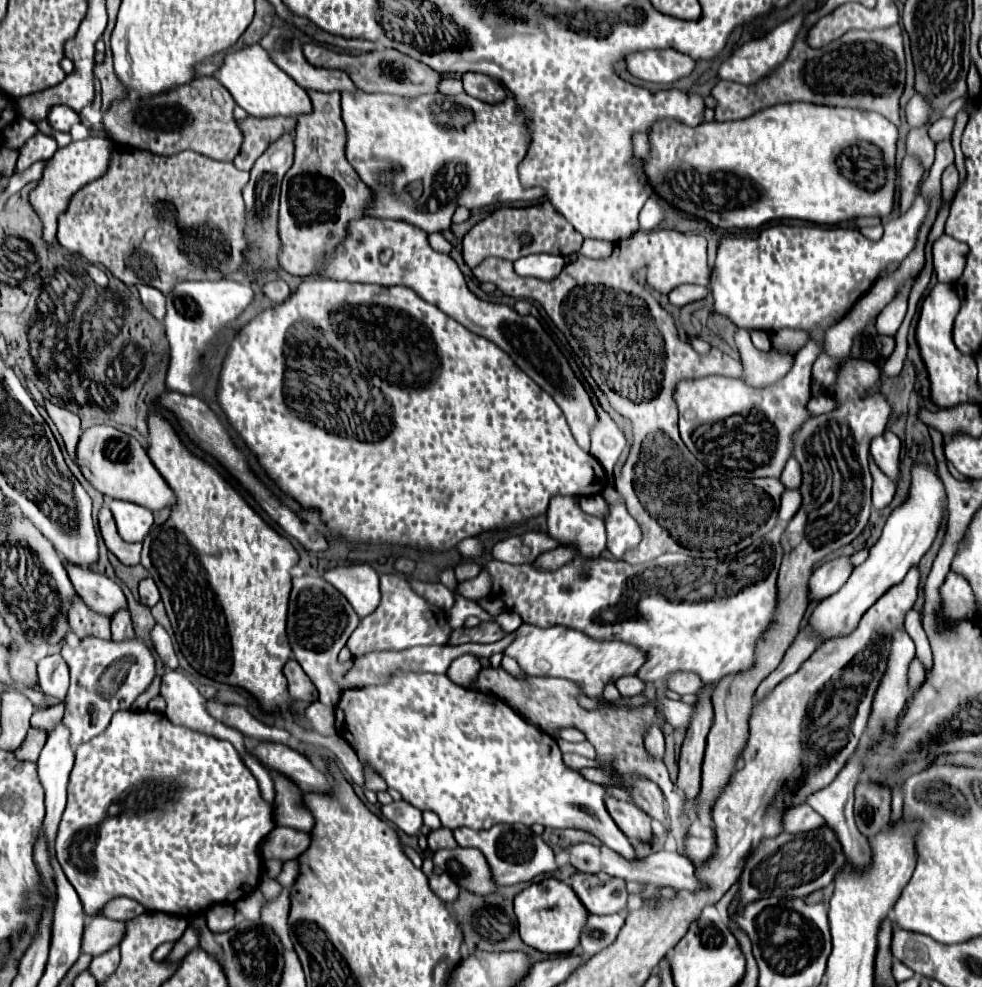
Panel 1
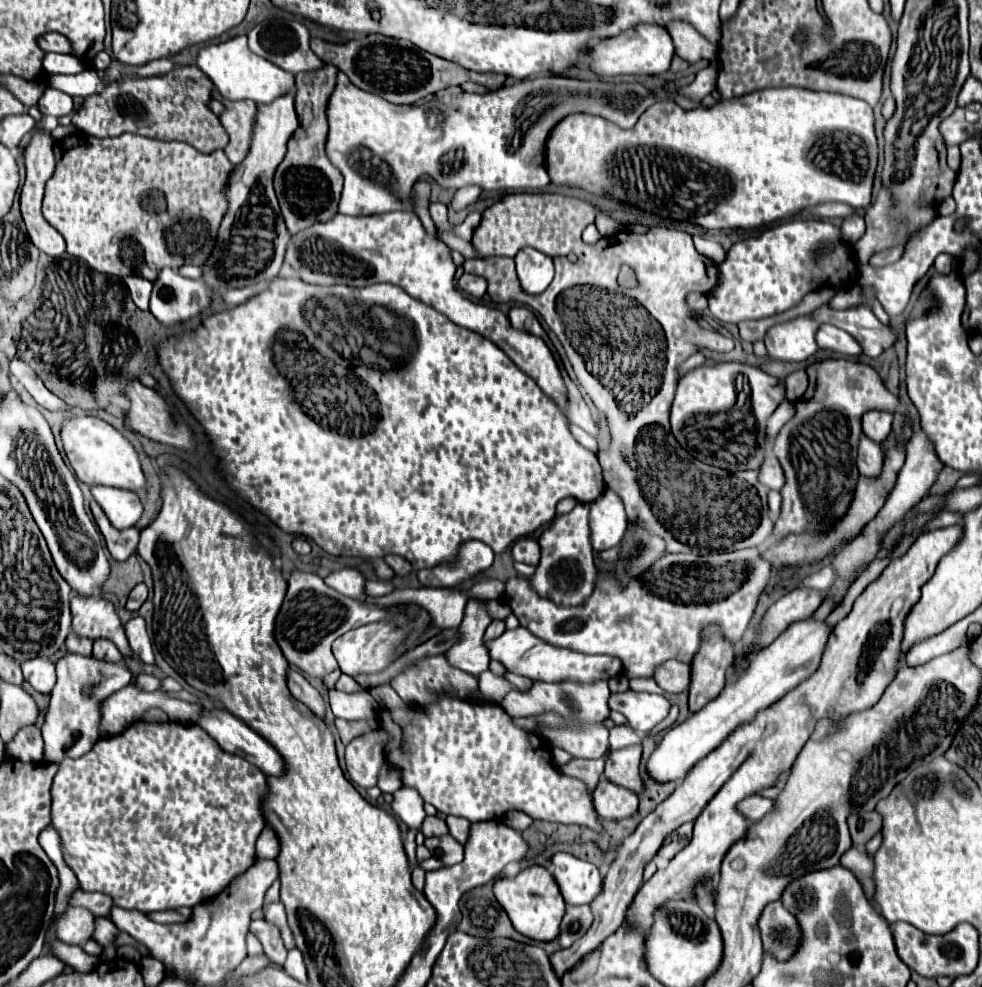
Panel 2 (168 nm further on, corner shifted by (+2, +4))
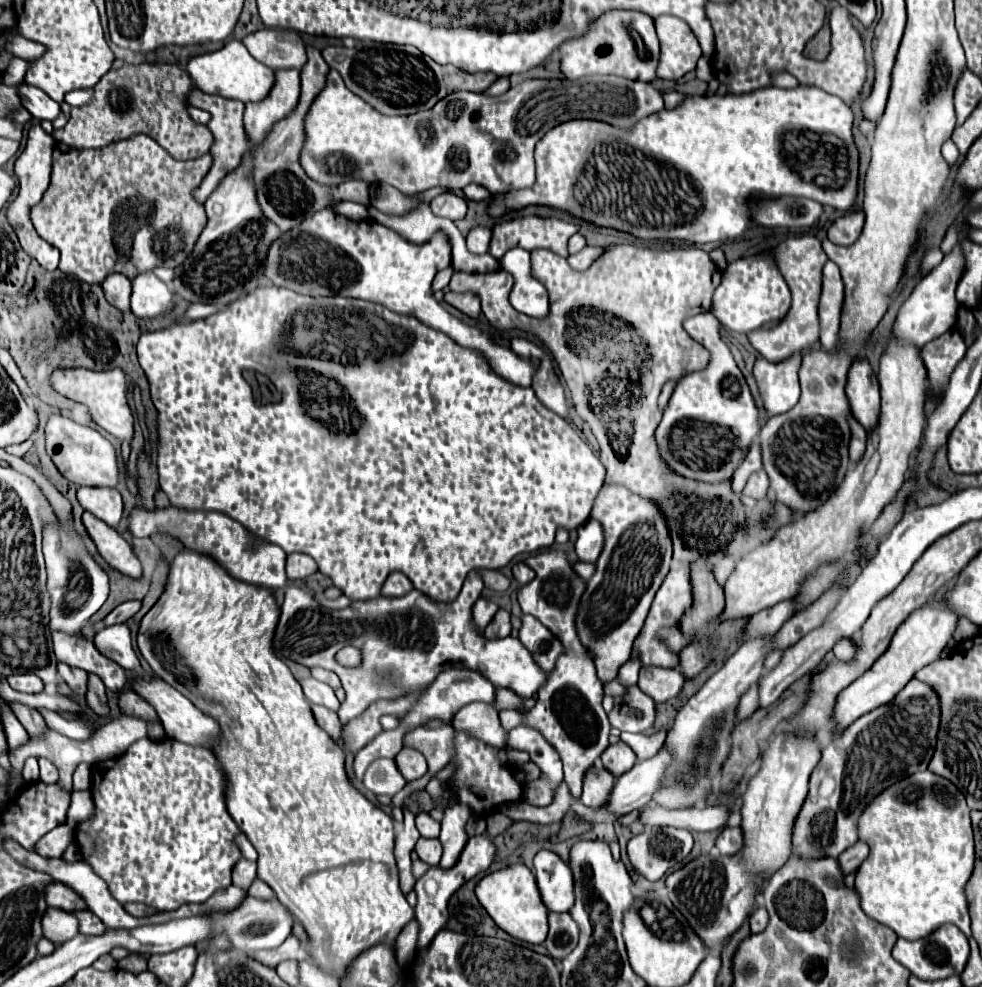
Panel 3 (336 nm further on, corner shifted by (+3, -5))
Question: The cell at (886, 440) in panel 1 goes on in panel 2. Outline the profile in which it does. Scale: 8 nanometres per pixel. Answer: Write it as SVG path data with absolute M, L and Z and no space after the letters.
M869 411L867 415L863 415L863 433L883 445L885 439L889 437L891 433L891 421L893 421L893 415L891 413L883 413L883 411Z

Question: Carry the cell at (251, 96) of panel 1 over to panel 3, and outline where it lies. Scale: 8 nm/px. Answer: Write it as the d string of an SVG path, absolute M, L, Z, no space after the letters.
M230 40L216 52L192 58L186 70L202 92L220 94L224 98L234 98L242 102L264 100L266 94L270 92L270 86L274 86L274 72L256 58L252 58L240 40Z

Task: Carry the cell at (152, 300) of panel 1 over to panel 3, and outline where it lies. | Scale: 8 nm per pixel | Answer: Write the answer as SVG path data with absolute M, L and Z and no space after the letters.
M108 274L104 284L100 284L104 290L104 298L110 300L112 306L120 310L130 310L130 280L122 274Z

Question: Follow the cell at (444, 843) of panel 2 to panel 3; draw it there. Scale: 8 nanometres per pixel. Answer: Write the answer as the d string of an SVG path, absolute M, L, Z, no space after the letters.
M420 838L414 846L418 858L430 866L436 866L442 856L442 844L438 838Z

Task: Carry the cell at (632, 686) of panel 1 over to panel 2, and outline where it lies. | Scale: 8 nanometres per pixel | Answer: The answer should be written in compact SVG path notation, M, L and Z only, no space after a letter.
M667 661L655 669L655 681L667 693L683 693L691 683L691 667L679 661Z

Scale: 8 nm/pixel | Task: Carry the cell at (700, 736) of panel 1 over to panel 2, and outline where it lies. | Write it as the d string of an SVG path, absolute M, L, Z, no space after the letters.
M711 631L707 643L699 647L695 663L691 663L691 689L689 689L689 713L701 711L711 699L715 699L725 683L727 669L735 659L735 645L727 643L719 631Z

